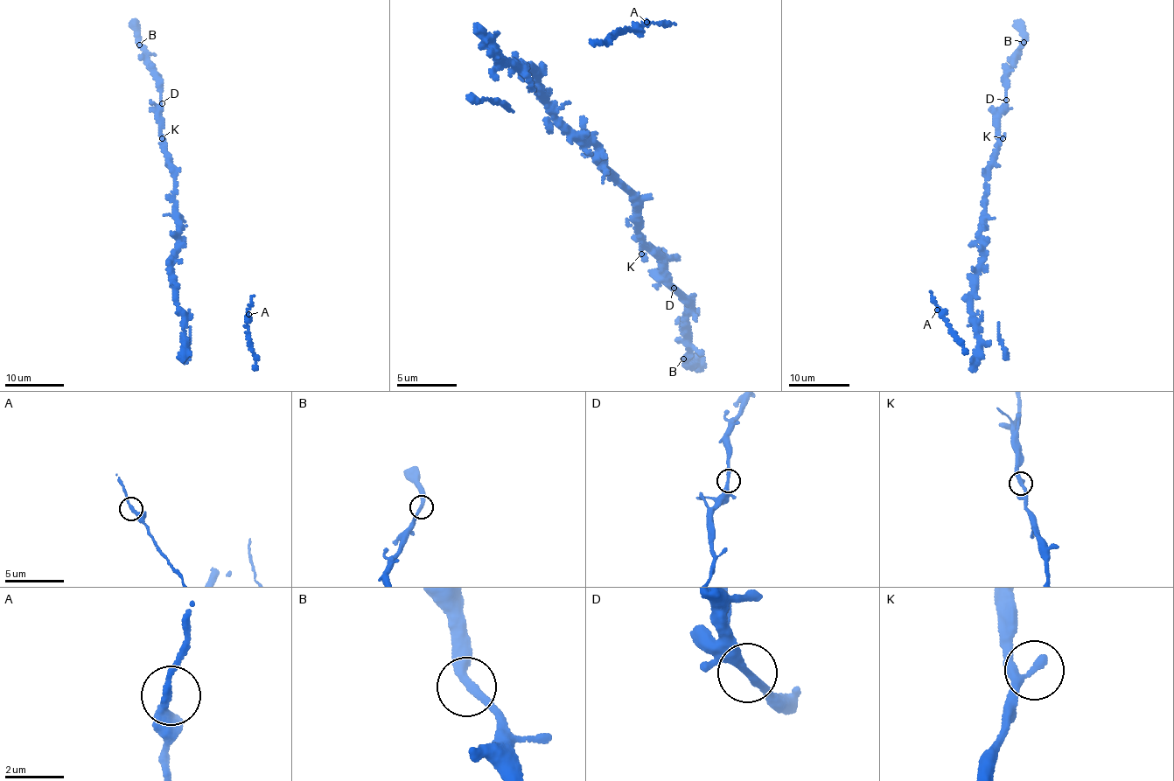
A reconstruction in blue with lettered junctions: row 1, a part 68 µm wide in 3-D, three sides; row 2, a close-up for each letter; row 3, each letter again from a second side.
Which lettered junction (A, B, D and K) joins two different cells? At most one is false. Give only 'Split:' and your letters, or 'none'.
Split: none

